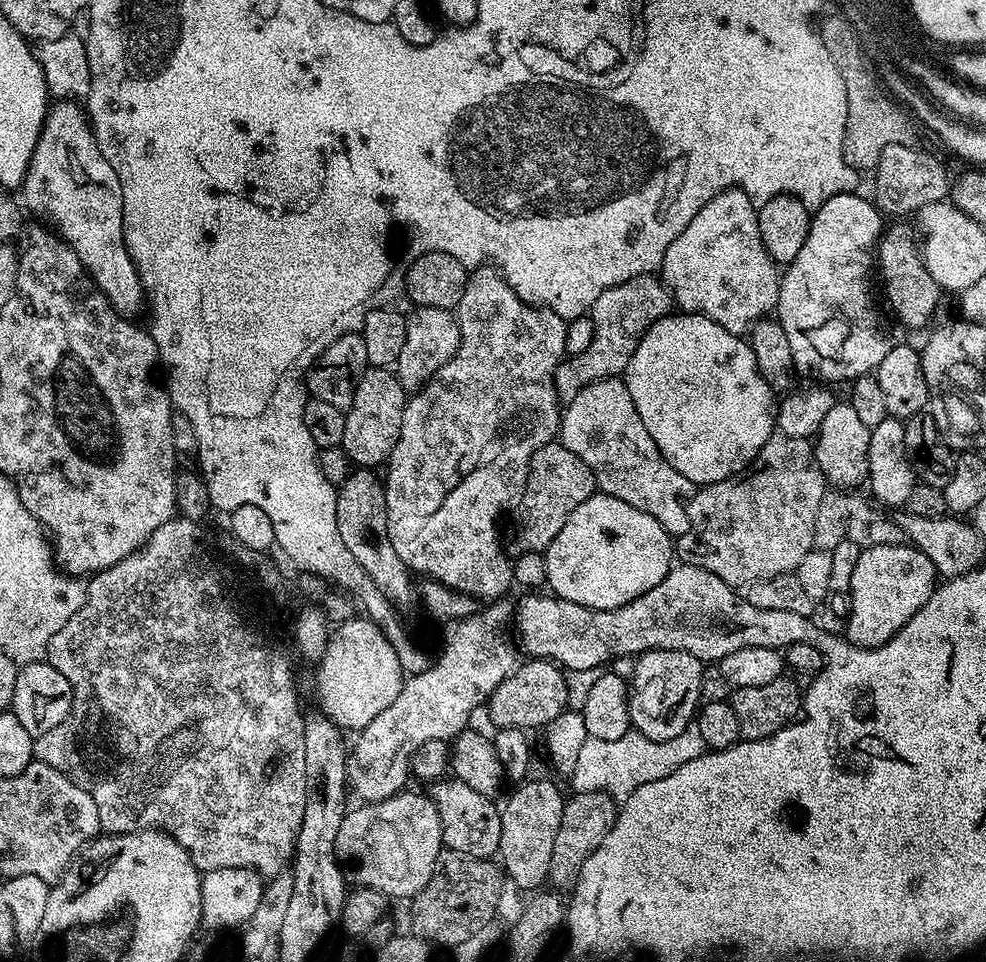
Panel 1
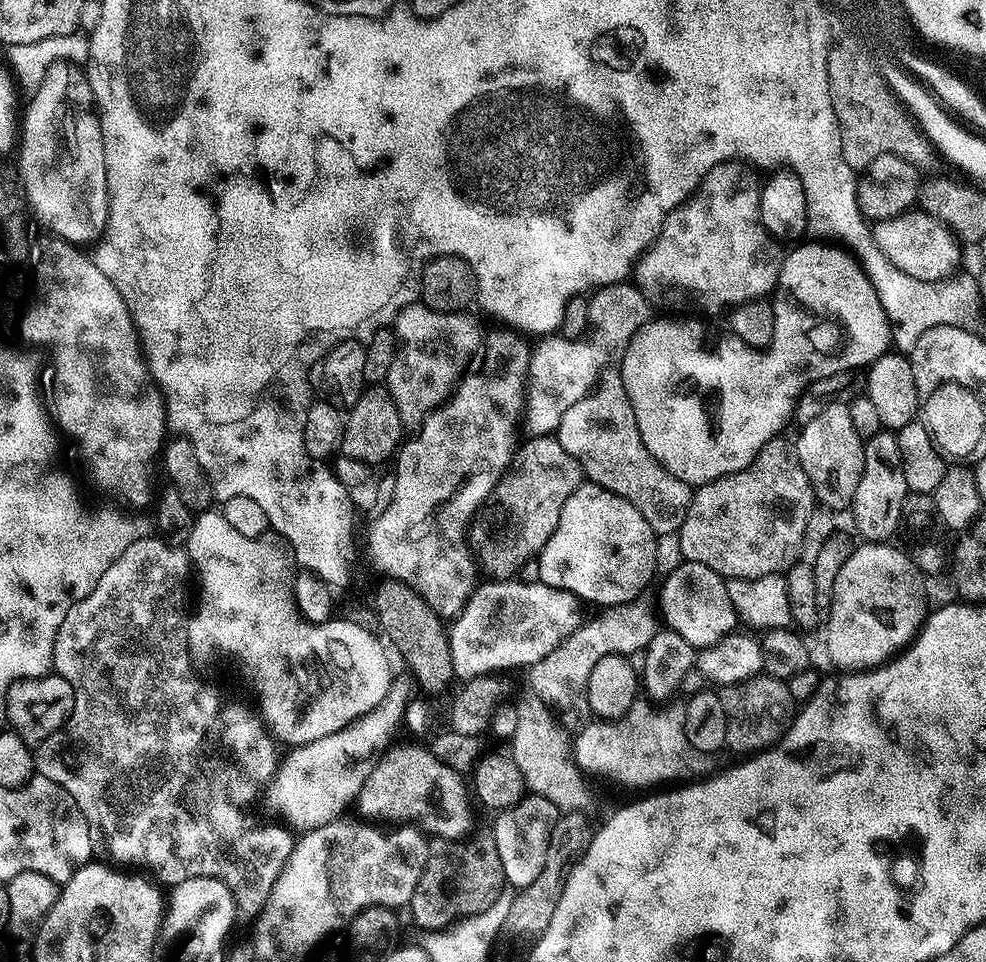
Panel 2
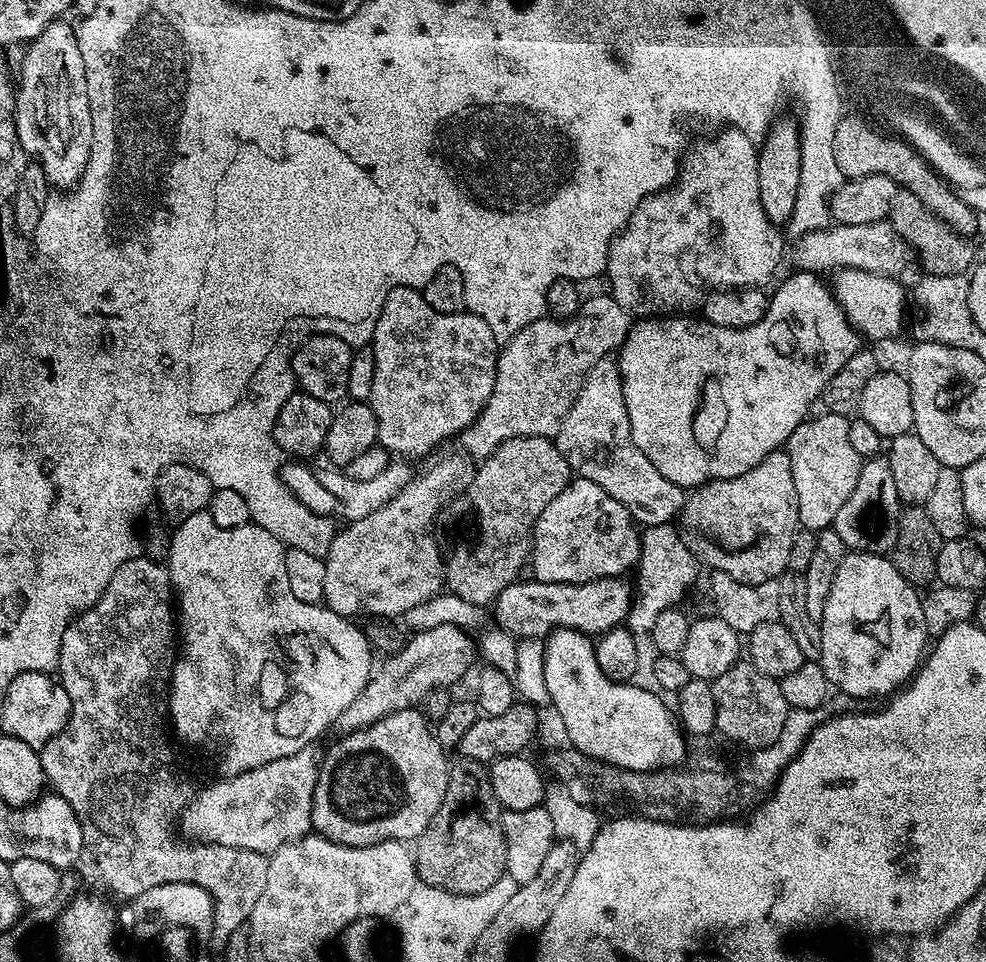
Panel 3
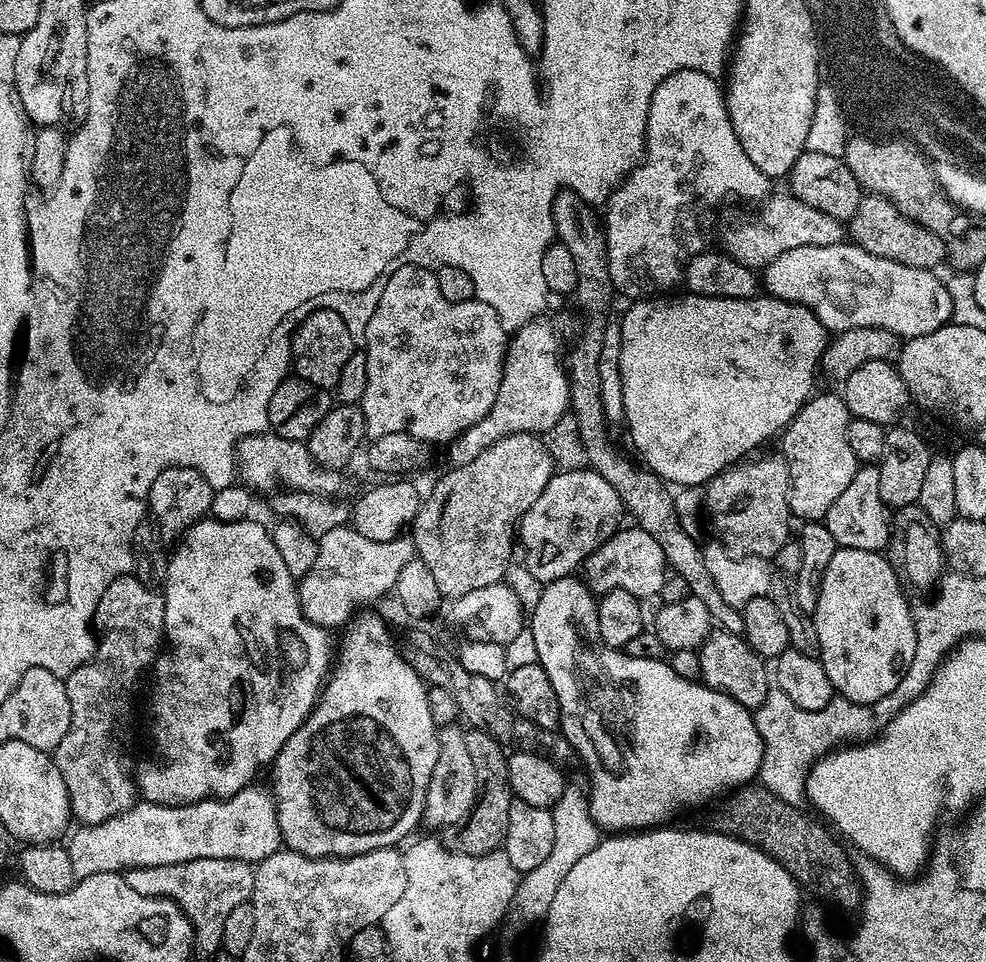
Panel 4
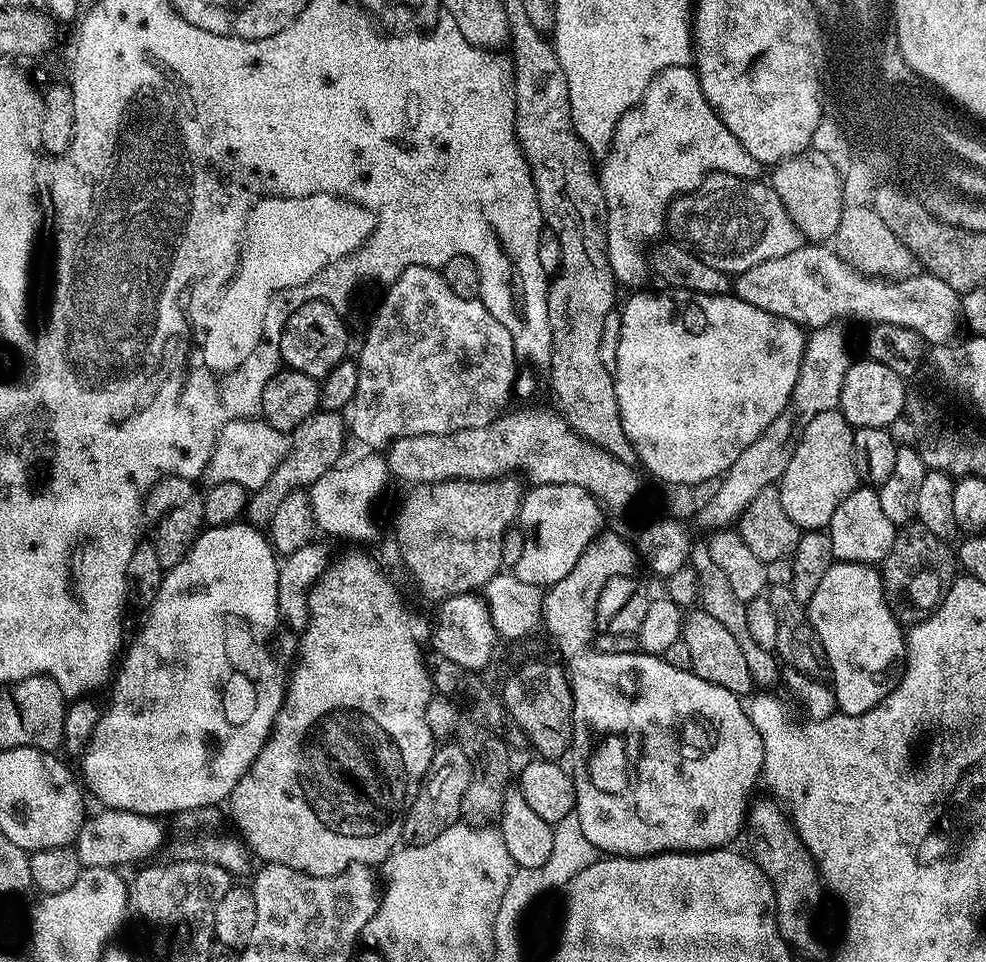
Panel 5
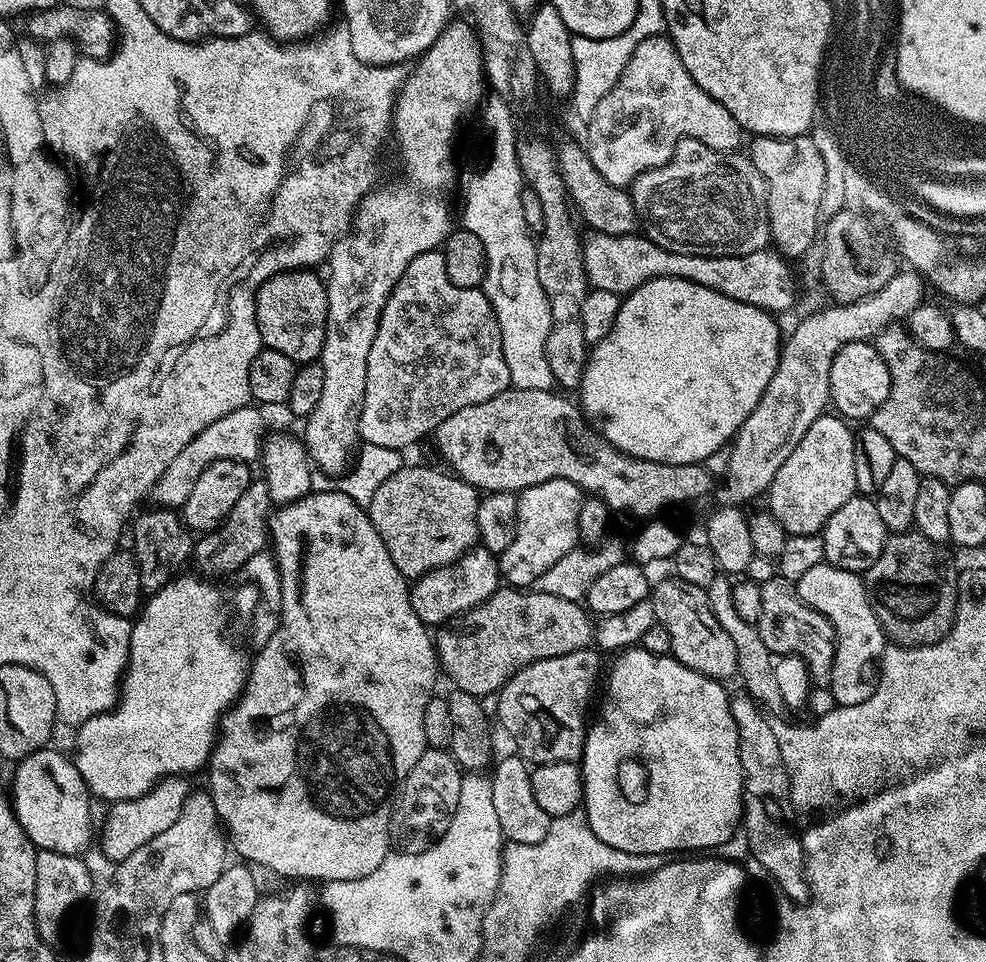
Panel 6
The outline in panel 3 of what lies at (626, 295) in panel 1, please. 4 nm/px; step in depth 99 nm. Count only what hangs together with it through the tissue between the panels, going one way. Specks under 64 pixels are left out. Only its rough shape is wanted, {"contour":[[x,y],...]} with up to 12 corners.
{"contour":[[611,294],[537,318],[499,353],[458,437],[483,458],[555,437],[633,323]]}

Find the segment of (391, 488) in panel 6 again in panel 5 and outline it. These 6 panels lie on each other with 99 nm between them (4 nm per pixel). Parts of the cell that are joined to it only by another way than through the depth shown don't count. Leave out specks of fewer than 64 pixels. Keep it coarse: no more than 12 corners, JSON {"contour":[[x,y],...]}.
{"contour":[[515,475],[417,484],[396,548],[433,602],[501,571]]}

